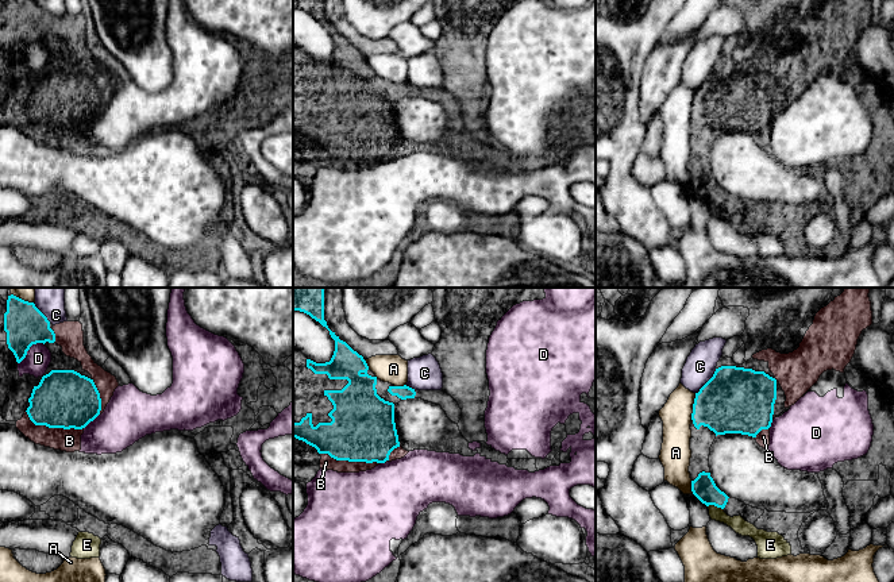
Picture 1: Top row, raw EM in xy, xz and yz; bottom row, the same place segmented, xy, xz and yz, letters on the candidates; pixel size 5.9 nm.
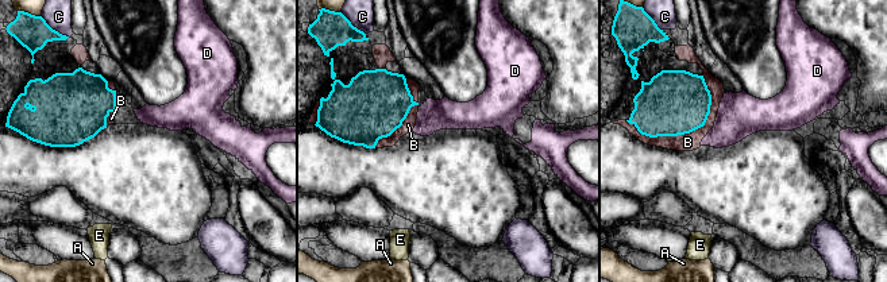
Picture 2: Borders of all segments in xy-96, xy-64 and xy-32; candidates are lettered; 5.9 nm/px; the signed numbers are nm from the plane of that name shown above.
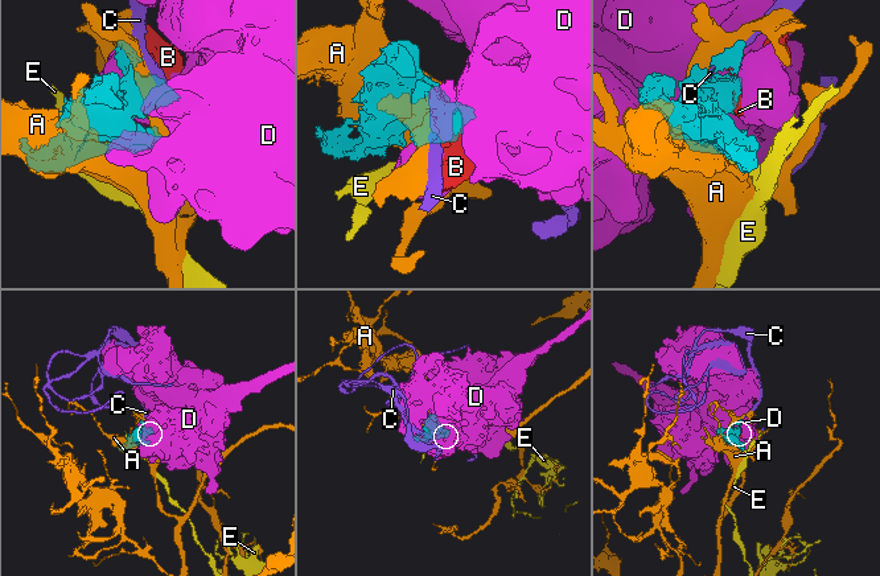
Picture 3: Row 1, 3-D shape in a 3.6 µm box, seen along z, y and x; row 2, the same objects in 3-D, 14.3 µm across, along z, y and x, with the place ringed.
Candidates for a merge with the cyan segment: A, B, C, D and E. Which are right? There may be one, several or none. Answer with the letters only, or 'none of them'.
B

